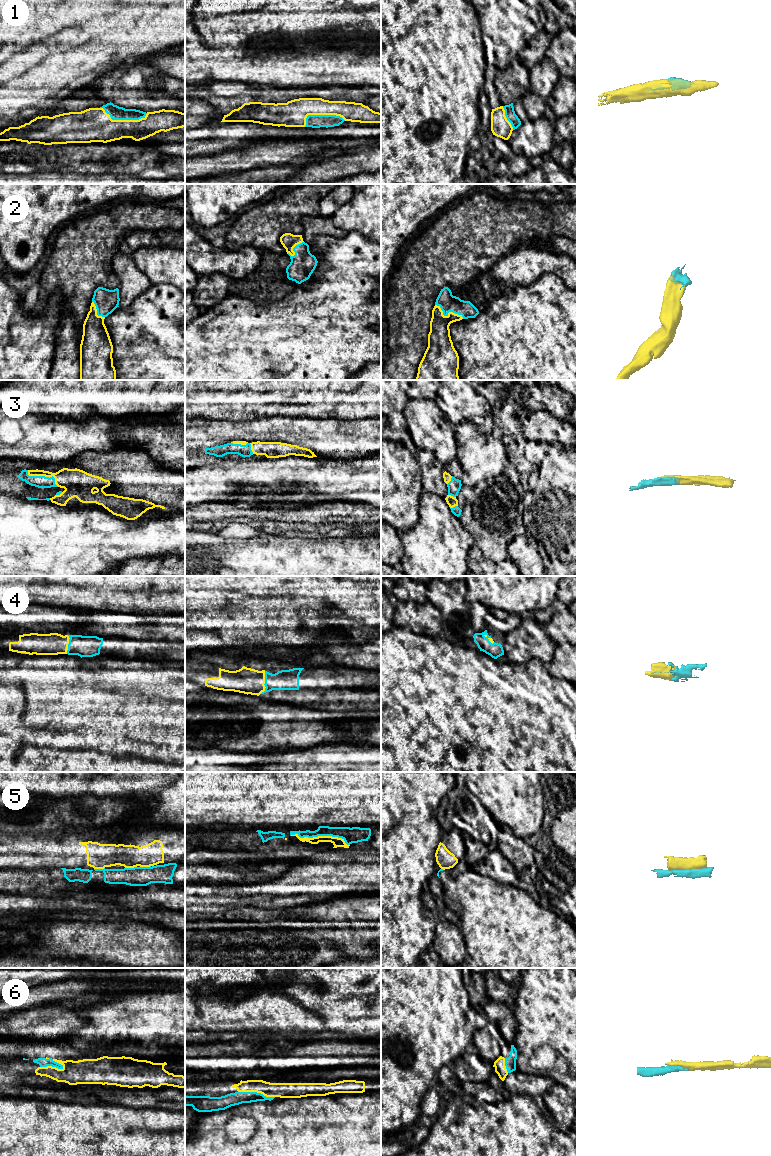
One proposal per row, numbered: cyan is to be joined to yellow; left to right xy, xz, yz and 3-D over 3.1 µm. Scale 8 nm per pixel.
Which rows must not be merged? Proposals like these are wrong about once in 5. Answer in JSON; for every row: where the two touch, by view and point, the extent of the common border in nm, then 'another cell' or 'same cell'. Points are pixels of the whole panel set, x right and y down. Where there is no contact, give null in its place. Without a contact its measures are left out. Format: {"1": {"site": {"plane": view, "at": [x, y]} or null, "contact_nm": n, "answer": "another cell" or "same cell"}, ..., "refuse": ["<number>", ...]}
{"1": {"site": {"plane": "xy", "at": [123, 120]}, "contact_nm": 380, "answer": "same cell"}, "2": {"site": {"plane": "yz", "at": [448, 313]}, "contact_nm": 260, "answer": "same cell"}, "3": {"site": {"plane": "xy", "at": [43, 475]}, "contact_nm": 280, "answer": "same cell"}, "4": {"site": {"plane": "xz", "at": [264, 683]}, "contact_nm": 190, "answer": "same cell"}, "5": {"site": {"plane": "xz", "at": [320, 836]}, "contact_nm": 480, "answer": "another cell"}, "6": {"site": {"plane": "xy", "at": [52, 1067]}, "contact_nm": 190, "answer": "same cell"}, "refuse": ["5"]}

